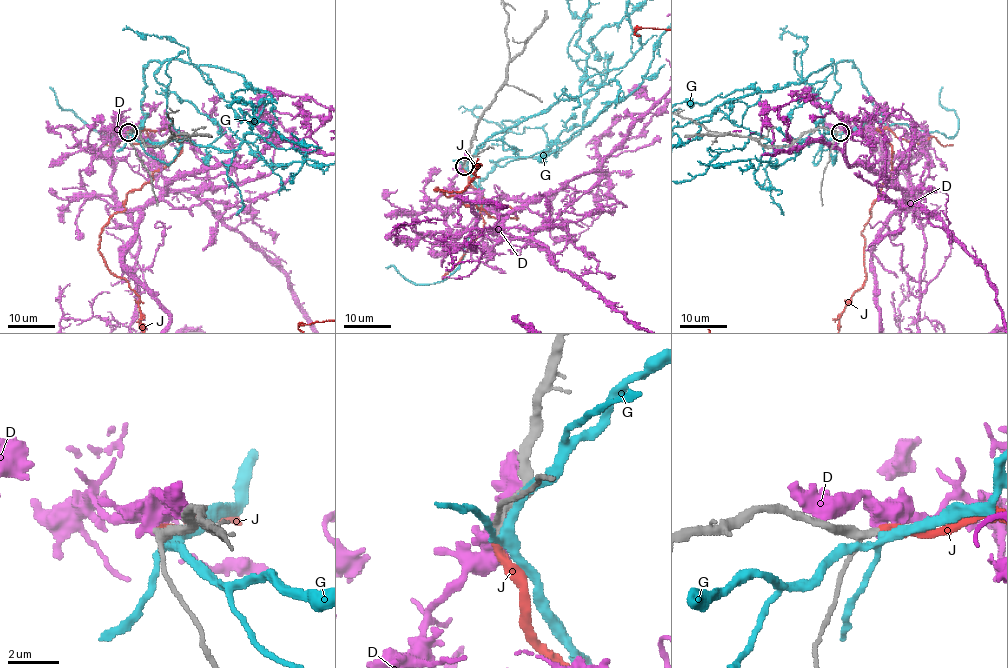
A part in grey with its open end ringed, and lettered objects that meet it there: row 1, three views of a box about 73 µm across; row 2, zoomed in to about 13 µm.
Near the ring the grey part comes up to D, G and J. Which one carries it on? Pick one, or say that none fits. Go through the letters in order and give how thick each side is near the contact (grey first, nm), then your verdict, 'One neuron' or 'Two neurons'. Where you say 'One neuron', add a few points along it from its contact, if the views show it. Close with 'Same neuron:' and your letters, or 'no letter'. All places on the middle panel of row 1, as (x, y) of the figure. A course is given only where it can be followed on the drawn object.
D: Thickness 300 nm (grey) against 420 nm. Two neurons
G: Thickness 320 nm (grey) against 320 nm. Two neurons
J: Thickness 300 nm (grey) against 320 nm. One neuron
Same neuron: J

